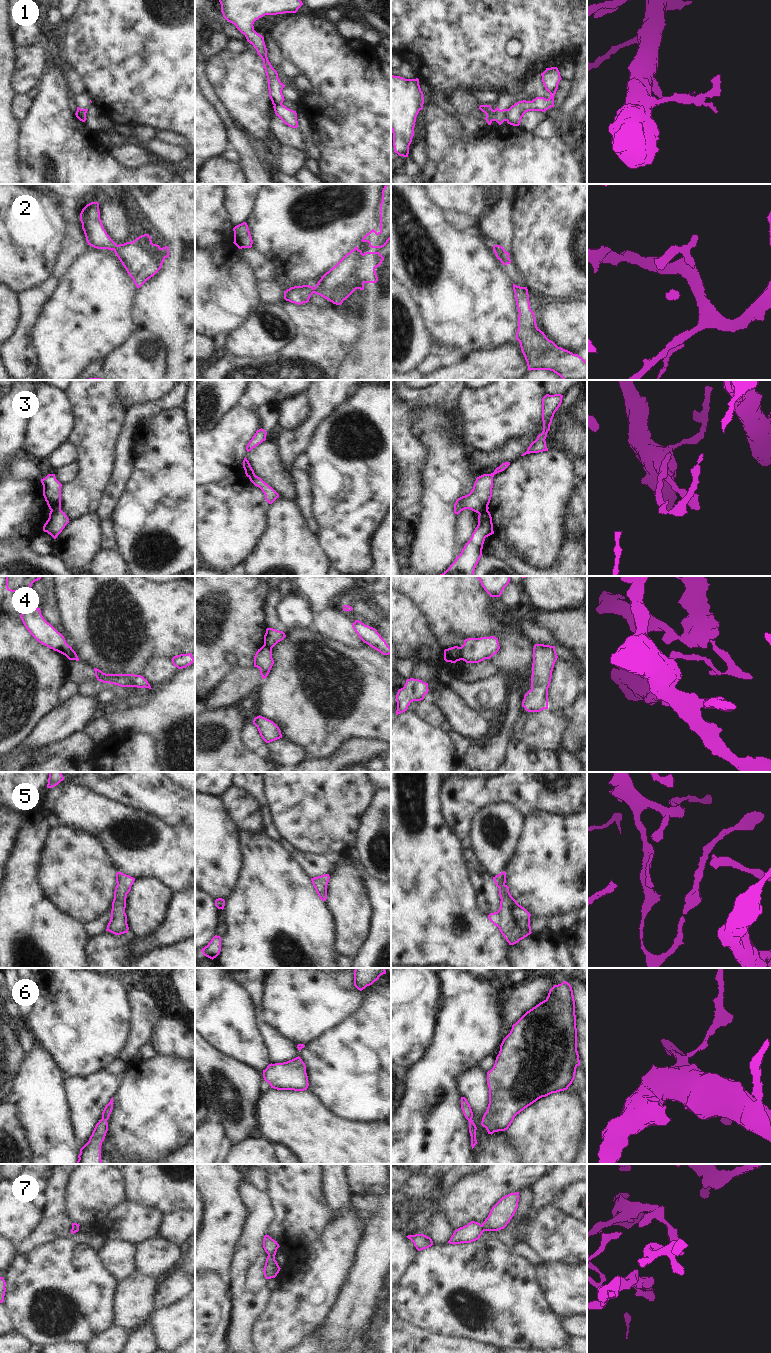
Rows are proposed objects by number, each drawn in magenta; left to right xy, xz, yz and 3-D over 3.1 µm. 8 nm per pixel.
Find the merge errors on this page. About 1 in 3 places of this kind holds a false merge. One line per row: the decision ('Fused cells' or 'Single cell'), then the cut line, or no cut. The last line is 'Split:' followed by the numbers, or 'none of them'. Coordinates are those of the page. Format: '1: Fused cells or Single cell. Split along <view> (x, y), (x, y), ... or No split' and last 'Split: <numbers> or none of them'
1: Fused cells. Split along yz (508, 109), (505, 120)
2: Single cell. No split
3: Fused cells. Split along xy (60, 508), (51, 511)
4: Fused cells. Split along yz (459, 647), (461, 659)
5: Single cell. No split
6: Single cell. No split
7: Single cell. No split
Split: 1, 3, 4

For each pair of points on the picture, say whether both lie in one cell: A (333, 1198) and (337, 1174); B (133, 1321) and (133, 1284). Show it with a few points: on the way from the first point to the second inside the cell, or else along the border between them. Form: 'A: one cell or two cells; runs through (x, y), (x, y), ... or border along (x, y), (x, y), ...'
A: one cell; runs through (335, 1192), (335, 1180)
B: one cell; runs through (133, 1312), (133, 1293)

